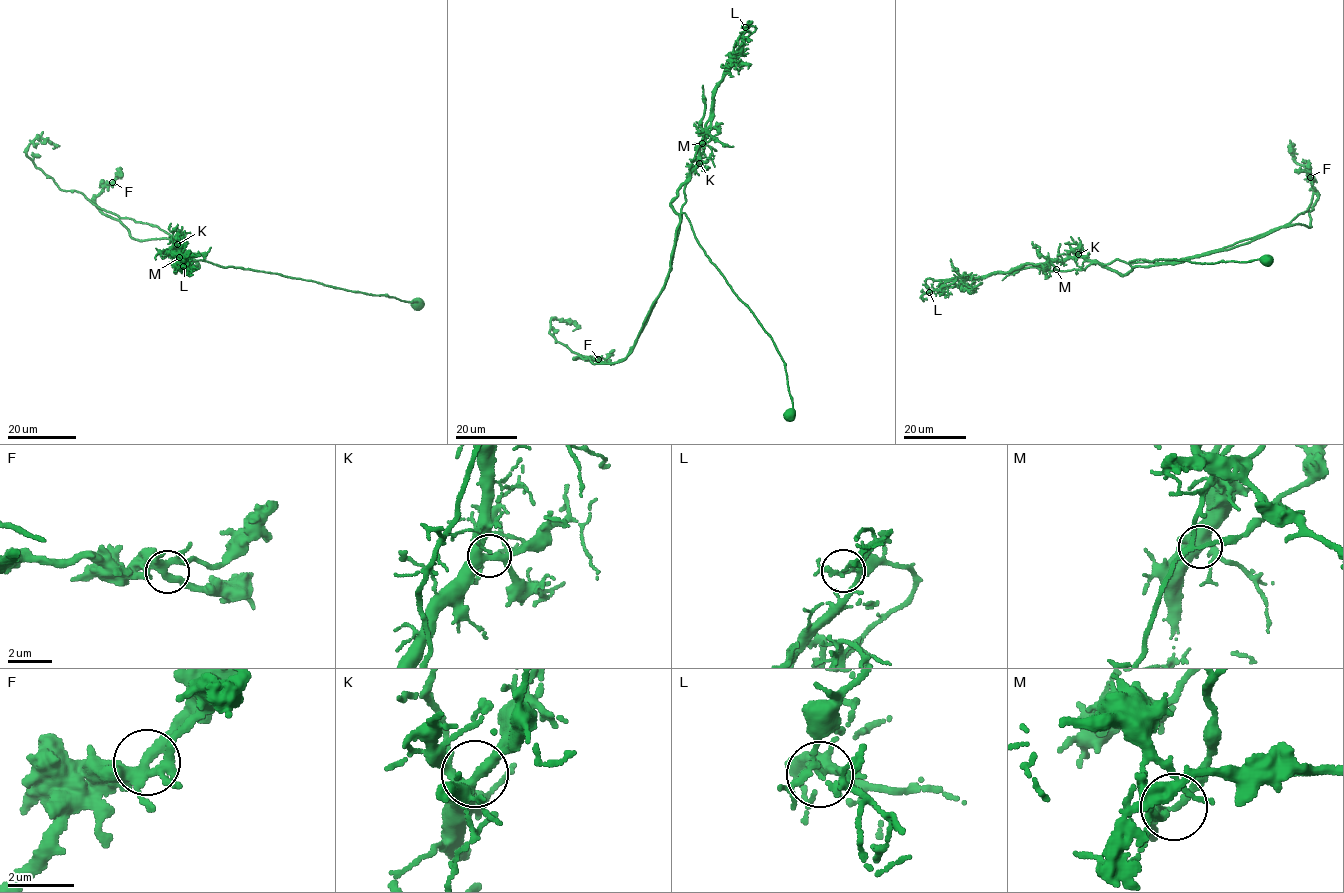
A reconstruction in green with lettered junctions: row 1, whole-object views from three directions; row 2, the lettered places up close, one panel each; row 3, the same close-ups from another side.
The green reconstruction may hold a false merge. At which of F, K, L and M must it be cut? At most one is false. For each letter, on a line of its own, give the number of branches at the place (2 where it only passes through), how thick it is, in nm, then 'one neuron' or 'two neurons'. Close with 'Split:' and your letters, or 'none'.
F: 4 | 320 nm | one neuron
K: 5 | 380 nm | one neuron
L: 4 | 170 nm | two neurons
M: 3 | 170 nm | one neuron
Split: L

